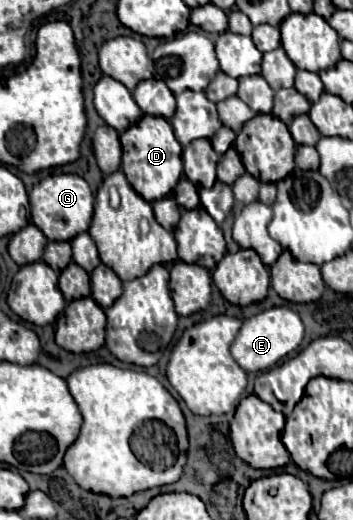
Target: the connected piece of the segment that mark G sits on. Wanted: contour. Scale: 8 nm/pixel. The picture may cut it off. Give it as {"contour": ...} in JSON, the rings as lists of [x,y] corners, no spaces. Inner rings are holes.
{"contour":[[[53,174],[41,180],[29,192],[31,220],[45,234],[47,240],[71,240],[81,232],[89,230],[93,218],[93,194],[89,184],[77,174]]]}

